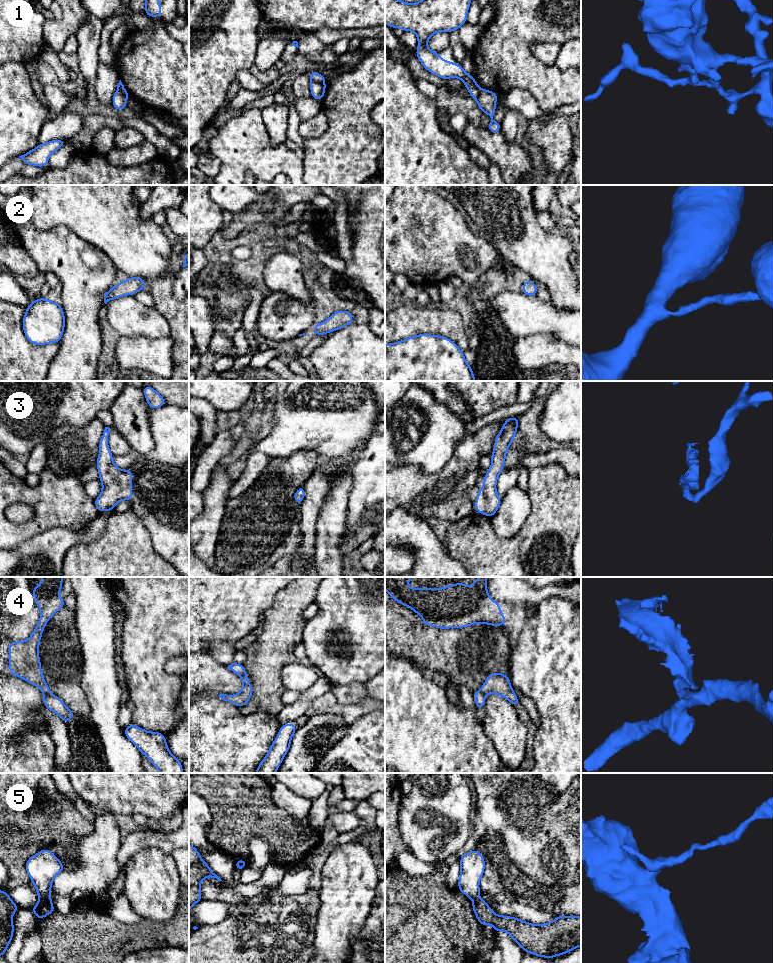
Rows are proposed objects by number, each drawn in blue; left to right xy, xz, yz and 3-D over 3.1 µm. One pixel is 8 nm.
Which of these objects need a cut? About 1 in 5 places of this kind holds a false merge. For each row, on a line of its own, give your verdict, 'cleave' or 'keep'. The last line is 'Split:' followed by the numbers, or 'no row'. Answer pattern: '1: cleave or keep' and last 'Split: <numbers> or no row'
1: cleave
2: keep
3: keep
4: cleave
5: cleave
Split: 1, 4, 5

